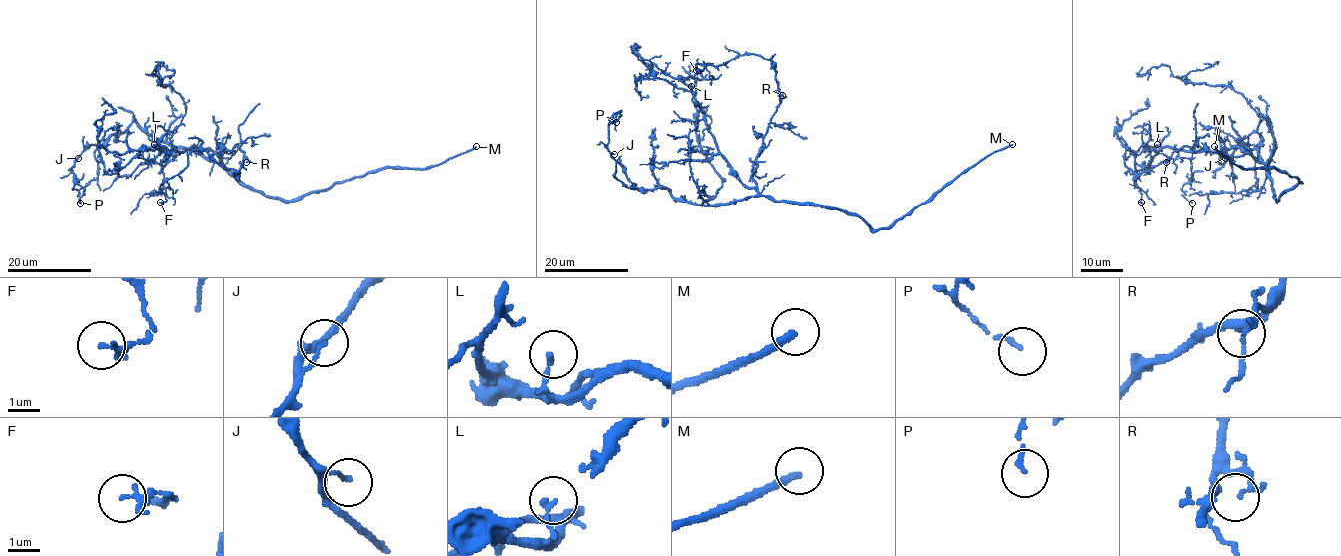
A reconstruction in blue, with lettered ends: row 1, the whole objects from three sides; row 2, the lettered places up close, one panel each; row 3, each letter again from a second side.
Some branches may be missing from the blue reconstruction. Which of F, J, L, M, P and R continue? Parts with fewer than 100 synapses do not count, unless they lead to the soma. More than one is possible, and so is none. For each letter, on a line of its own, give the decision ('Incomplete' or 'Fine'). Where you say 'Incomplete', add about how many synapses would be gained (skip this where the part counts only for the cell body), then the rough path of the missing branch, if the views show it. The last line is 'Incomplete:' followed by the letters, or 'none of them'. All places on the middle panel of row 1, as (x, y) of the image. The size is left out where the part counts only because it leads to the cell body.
F: Fine
J: Fine
L: Fine
M: Incomplete. Roughly 200 synapses
P: Fine
R: Fine
Incomplete: M

